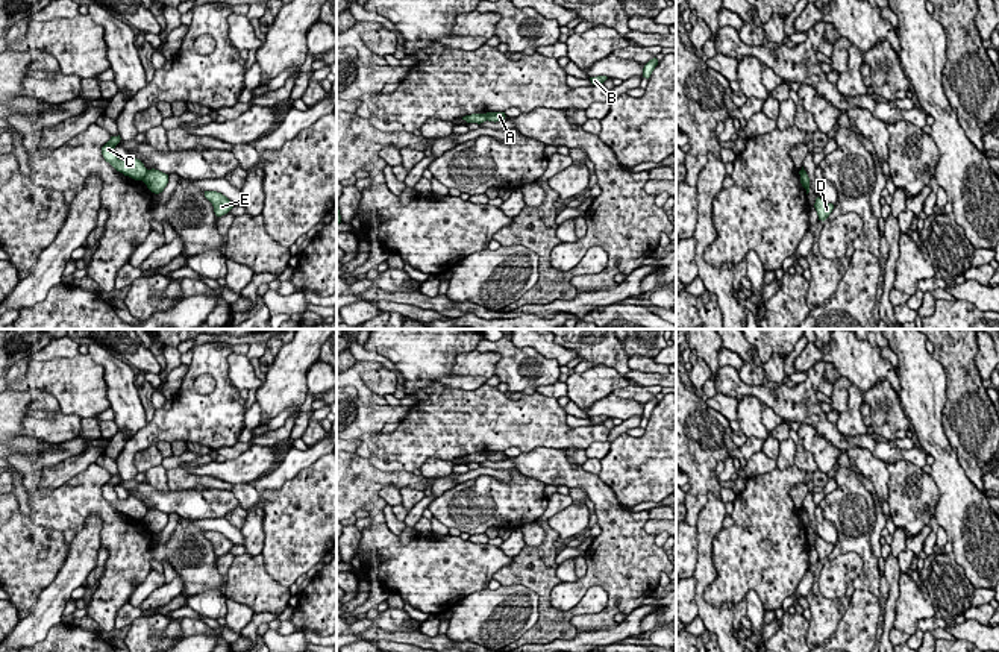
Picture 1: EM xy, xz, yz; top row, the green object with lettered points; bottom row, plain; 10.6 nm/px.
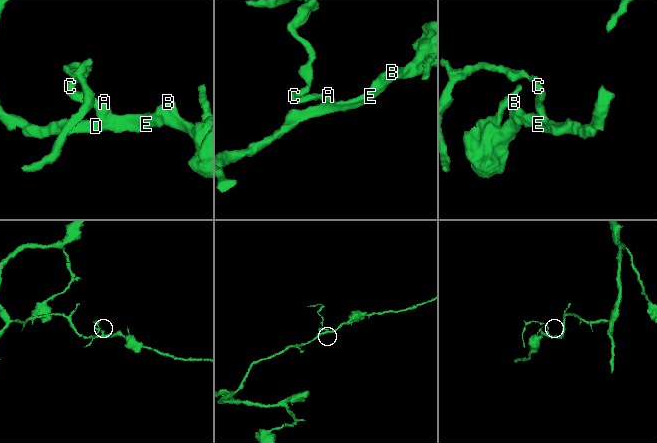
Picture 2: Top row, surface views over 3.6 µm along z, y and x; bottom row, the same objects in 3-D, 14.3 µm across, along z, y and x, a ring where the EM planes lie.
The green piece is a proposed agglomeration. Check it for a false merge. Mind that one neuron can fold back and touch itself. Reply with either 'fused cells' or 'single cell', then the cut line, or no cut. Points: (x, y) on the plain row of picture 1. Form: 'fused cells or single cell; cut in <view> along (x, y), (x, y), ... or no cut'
fused cells; cut in xy along (149, 510), (141, 519)

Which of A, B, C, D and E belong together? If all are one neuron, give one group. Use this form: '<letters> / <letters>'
A B D E / C

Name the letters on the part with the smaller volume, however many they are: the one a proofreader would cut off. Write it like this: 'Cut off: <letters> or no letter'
Cut off: C

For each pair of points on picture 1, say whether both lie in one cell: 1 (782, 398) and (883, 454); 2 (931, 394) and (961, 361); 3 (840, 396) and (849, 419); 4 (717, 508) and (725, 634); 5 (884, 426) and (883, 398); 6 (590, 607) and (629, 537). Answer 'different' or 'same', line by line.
1: same
2: different
3: different
4: same
5: same
6: different

